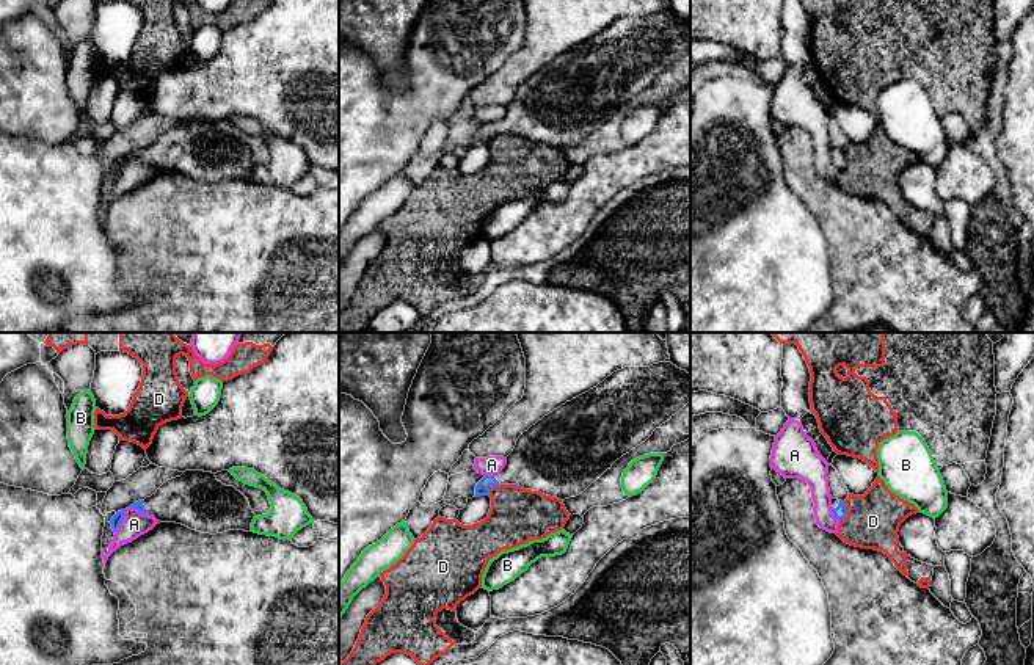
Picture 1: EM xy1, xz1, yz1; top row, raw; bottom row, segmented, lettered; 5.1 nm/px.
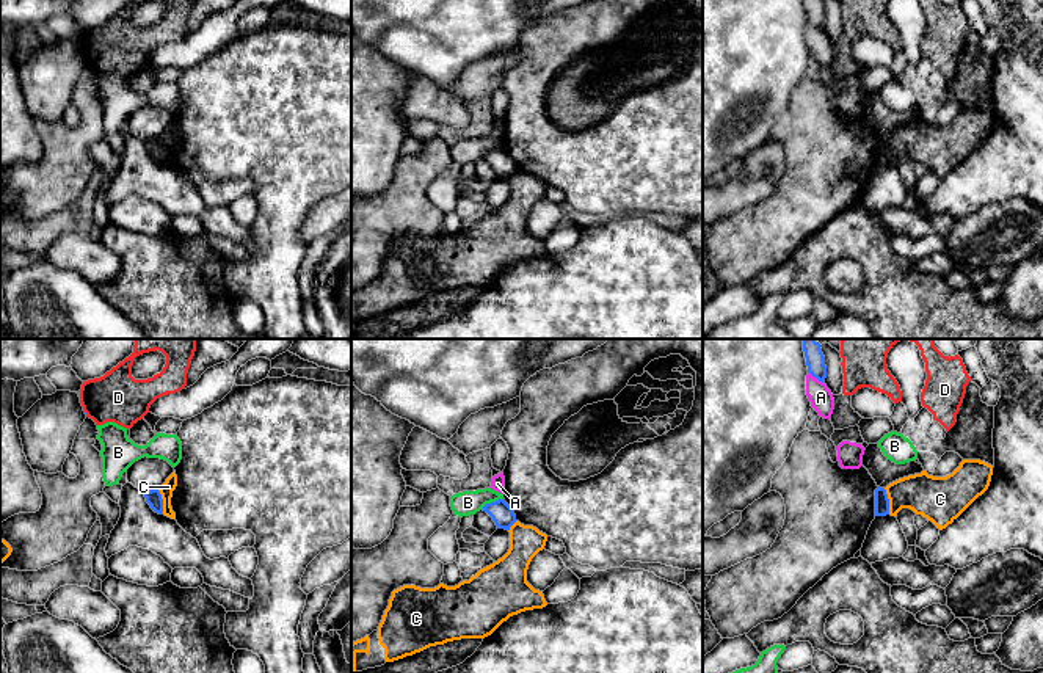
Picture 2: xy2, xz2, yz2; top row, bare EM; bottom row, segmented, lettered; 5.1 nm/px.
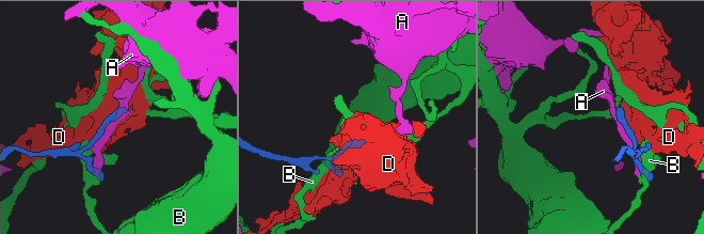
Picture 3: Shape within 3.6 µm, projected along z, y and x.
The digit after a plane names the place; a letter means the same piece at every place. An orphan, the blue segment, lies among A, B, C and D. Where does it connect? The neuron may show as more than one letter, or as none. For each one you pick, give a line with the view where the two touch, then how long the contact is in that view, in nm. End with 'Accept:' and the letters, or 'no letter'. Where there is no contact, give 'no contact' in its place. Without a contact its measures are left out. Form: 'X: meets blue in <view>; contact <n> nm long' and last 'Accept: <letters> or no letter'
Accept: no letter

